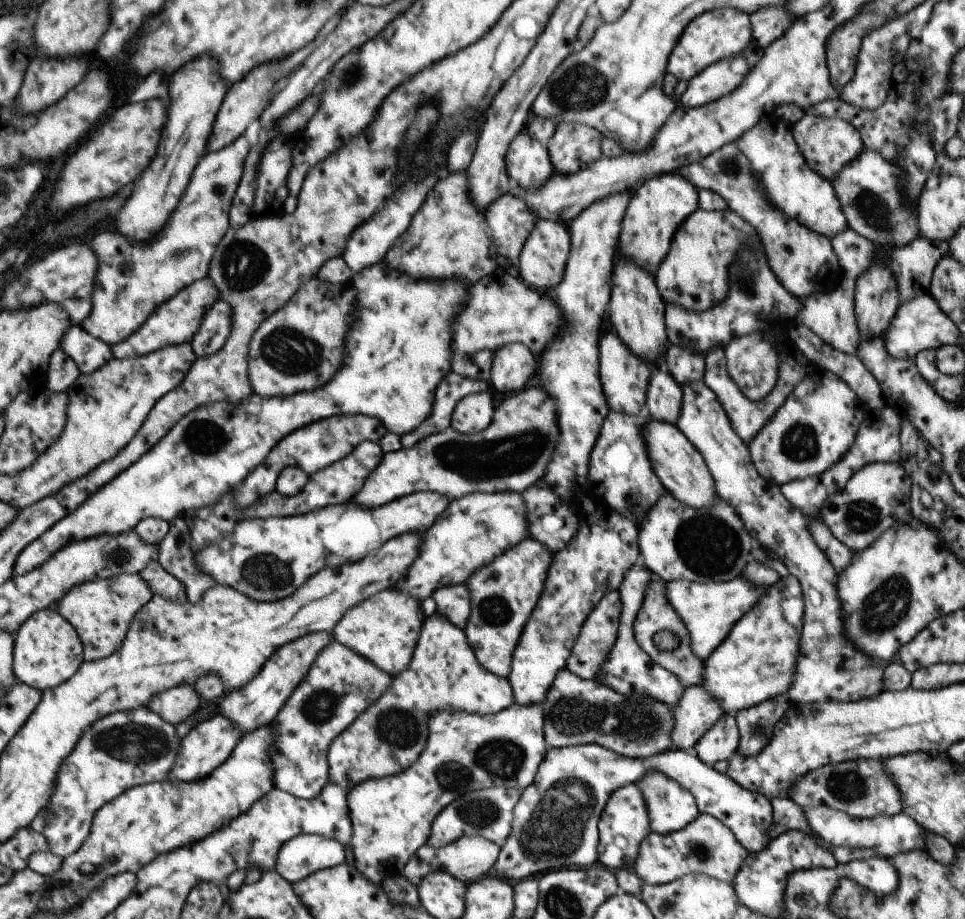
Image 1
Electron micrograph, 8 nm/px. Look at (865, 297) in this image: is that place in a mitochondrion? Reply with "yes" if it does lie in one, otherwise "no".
no

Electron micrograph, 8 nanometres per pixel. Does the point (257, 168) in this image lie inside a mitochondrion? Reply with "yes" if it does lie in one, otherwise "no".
no

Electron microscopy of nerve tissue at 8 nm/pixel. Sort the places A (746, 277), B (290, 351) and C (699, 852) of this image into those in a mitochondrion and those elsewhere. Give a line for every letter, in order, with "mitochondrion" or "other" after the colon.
A: mitochondrion
B: mitochondrion
C: mitochondrion

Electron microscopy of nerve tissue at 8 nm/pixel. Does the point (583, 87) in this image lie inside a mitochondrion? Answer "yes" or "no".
yes

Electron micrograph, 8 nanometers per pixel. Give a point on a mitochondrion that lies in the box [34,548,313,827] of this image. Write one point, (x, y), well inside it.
(145, 744)

